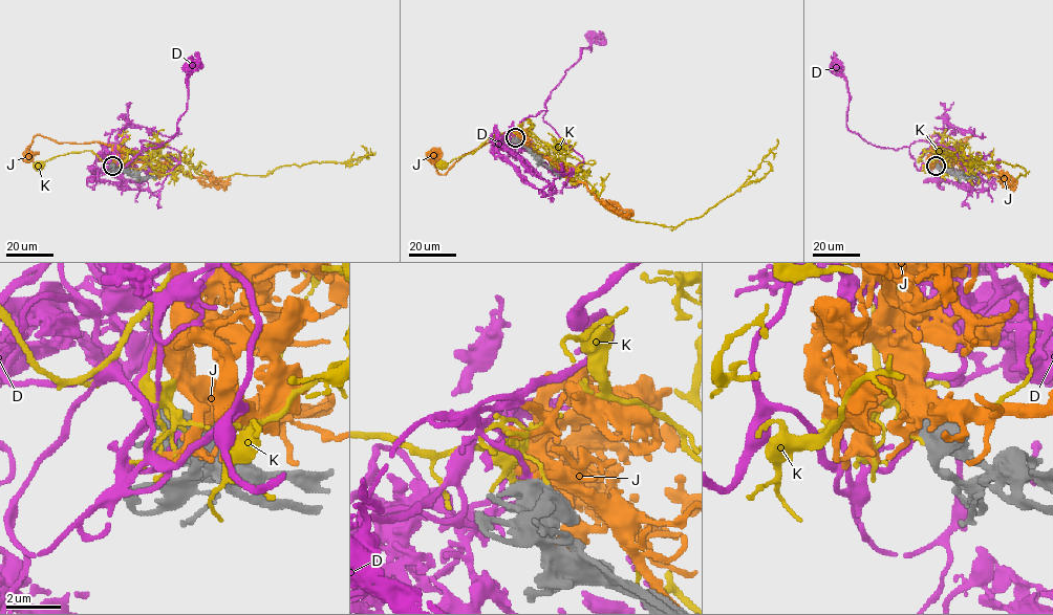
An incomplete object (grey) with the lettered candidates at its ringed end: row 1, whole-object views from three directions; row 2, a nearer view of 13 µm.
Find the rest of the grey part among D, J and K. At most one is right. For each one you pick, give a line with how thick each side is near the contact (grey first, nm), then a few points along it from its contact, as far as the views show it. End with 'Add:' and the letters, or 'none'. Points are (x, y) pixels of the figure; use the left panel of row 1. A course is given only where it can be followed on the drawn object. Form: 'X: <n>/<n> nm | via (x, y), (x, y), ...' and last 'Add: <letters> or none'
D: 400/190 nm | via (112, 166), (108, 169), (117, 163), (120, 170), (142, 147), (159, 147), (177, 132), (187, 109), (189, 67)
Add: D

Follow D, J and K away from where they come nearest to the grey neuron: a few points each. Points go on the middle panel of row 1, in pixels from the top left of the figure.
D: (515, 136), (511, 131), (520, 122), (546, 109), (546, 99), (579, 58), (580, 47), (591, 50), (593, 35)
J: (516, 136), (533, 152), (552, 159), (567, 176), (583, 182), (611, 211), (628, 213), (604, 200)
K: (516, 137), (503, 133), (492, 135), (474, 152), (444, 165)

